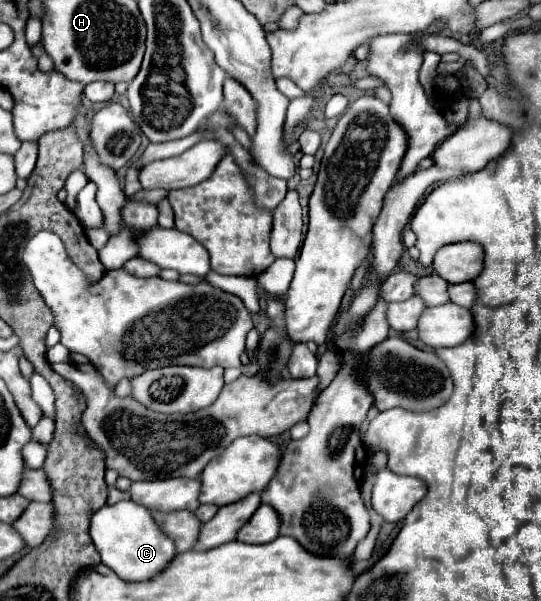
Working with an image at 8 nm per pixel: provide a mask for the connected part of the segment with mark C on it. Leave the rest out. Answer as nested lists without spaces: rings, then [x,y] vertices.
[[[132,500],[104,506],[90,520],[90,536],[102,556],[102,564],[110,566],[124,580],[148,580],[160,574],[178,554],[174,542],[160,530],[152,512]]]

